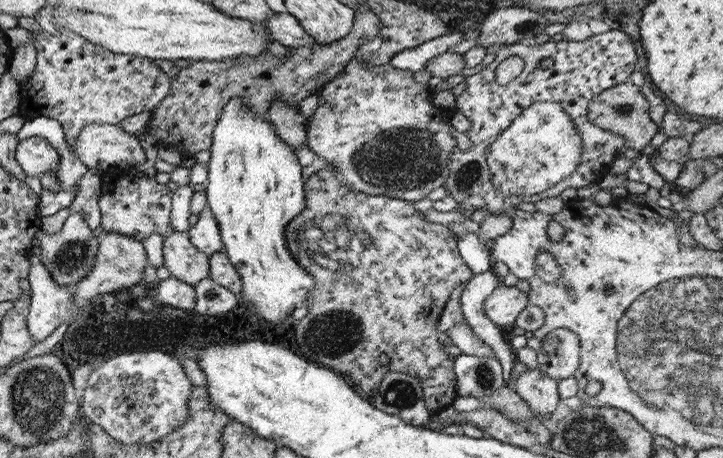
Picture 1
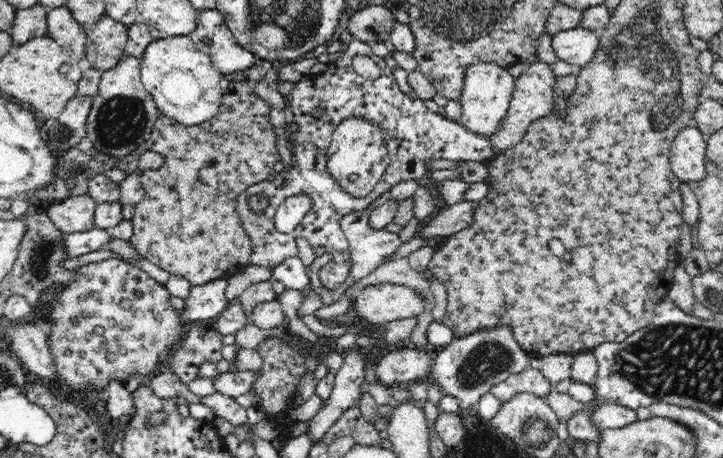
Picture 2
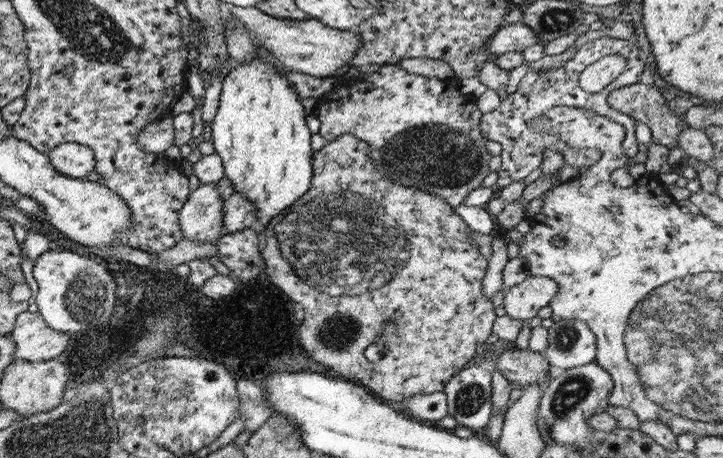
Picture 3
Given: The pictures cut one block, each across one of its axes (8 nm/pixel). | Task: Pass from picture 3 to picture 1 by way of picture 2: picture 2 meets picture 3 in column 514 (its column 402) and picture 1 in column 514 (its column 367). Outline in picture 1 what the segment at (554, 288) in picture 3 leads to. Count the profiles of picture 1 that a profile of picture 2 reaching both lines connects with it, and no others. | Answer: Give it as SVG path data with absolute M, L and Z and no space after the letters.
M497 285L491 294L483 300L483 314L498 328L510 327L527 305L527 294L515 286Z

